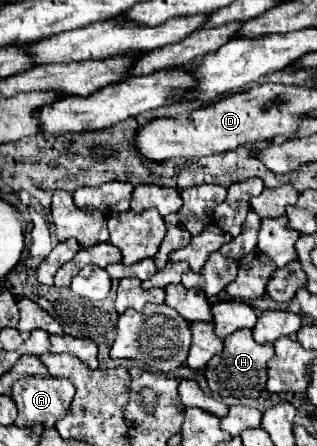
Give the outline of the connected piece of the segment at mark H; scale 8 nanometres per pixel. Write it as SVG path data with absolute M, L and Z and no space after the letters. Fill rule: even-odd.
M237 330L233 336L225 340L225 348L221 354L213 356L207 364L207 384L209 390L221 398L247 398L257 400L265 390L267 380L267 364L273 358L271 344L257 344L253 340L251 330Z

